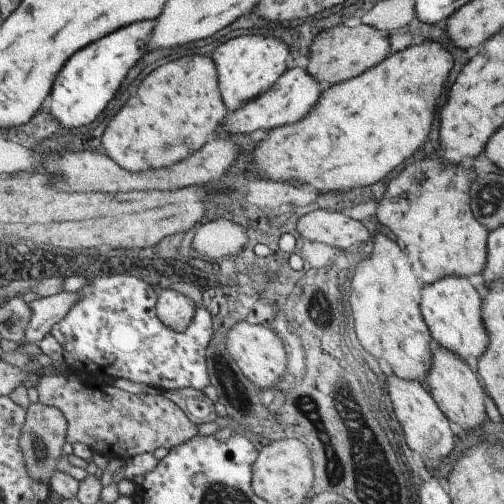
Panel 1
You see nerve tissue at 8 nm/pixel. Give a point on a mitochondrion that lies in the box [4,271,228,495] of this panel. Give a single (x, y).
(36, 445)

